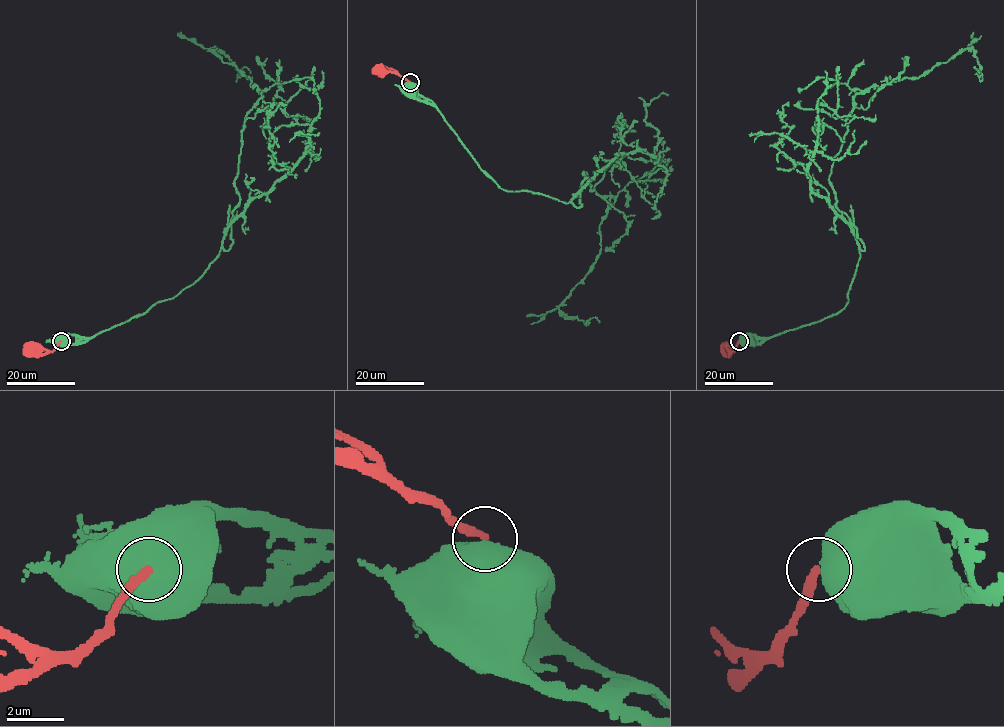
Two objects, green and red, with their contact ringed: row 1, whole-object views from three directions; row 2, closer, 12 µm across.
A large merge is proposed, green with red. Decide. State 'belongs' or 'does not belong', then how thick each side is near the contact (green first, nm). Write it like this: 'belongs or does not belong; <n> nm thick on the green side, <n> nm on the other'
does not belong; 1200 nm thick on the green side, 240 nm on the other

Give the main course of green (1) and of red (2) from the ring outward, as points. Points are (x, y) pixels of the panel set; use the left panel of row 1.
1: (61, 340), (92, 337), (176, 297), (216, 257), (239, 202), (244, 117), (261, 93), (209, 49), (250, 73)
2: (61, 340), (46, 353), (31, 348)

